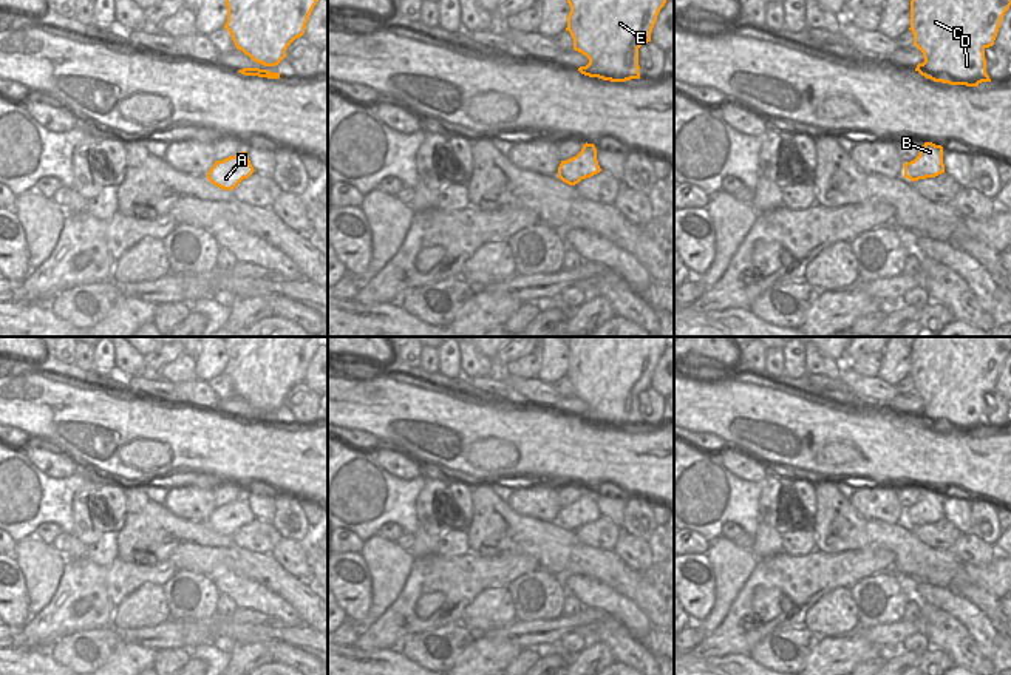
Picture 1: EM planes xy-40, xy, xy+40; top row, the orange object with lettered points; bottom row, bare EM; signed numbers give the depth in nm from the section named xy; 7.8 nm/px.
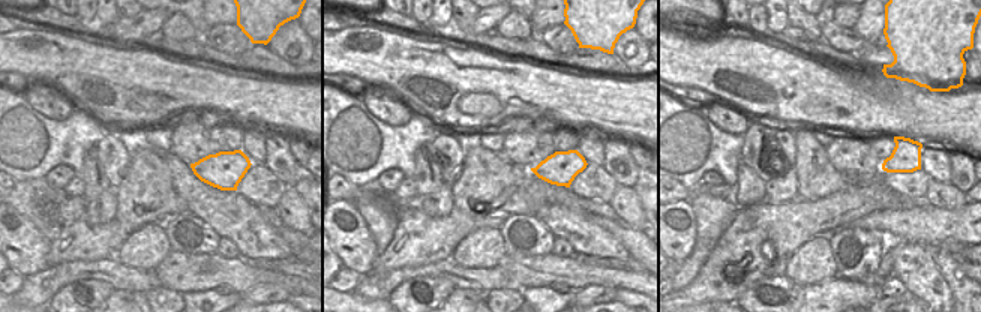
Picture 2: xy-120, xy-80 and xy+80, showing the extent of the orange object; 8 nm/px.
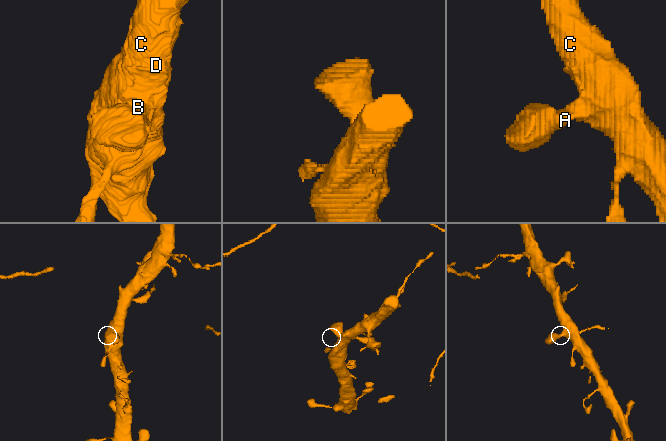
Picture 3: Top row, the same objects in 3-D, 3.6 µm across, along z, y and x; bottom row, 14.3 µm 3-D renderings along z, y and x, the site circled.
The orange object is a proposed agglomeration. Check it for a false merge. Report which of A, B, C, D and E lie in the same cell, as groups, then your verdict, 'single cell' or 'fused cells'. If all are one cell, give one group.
A B C D E | single cell

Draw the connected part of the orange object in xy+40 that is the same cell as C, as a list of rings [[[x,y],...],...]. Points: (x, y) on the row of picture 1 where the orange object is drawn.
[[[911,0],[909,29],[924,59],[915,71],[949,85],[991,82],[985,49],[1009,6],[1011,0]]]

